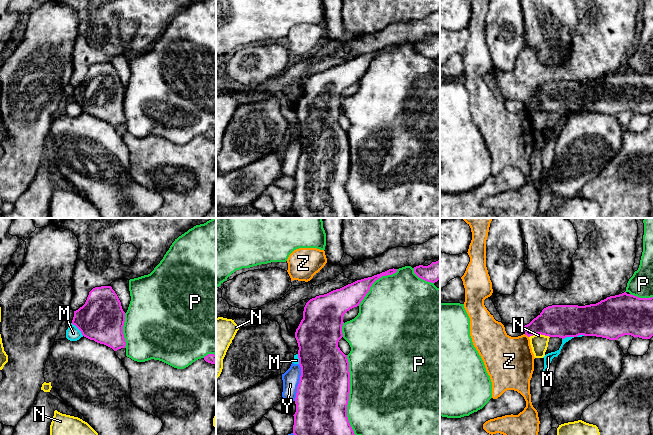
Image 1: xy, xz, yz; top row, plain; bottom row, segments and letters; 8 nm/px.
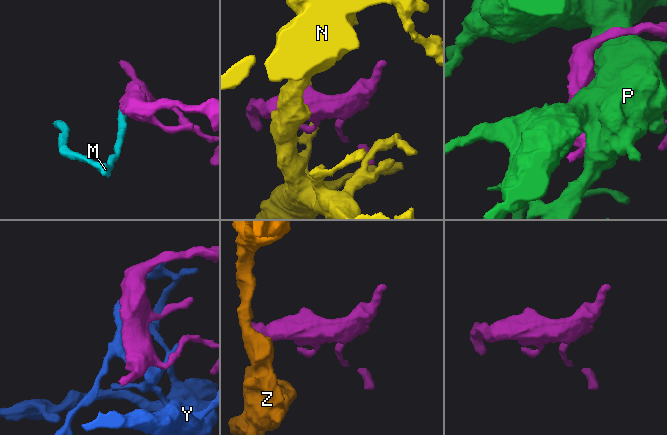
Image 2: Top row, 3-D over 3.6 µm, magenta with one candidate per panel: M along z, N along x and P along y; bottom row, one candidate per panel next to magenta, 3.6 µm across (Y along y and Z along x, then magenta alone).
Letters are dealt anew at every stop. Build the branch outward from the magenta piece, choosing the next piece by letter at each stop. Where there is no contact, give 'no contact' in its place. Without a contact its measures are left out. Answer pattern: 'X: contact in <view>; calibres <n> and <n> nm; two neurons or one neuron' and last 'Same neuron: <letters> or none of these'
M: contact in xy; calibres 360 and 110 nm; two neurons
N: contact in yz; calibres 260 and 140 nm; two neurons
P: contact in xz; calibres 420 and 500 nm; two neurons
Y: contact in xz; calibres 420 and 140 nm; two neurons
Z: contact in yz; calibres 260 and 380 nm; two neurons
Same neuron: none of these

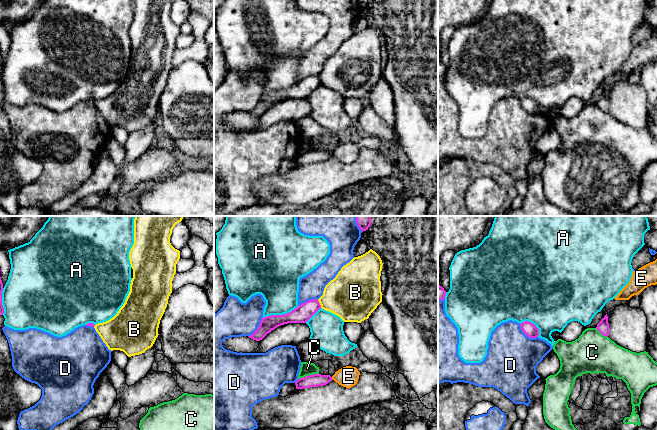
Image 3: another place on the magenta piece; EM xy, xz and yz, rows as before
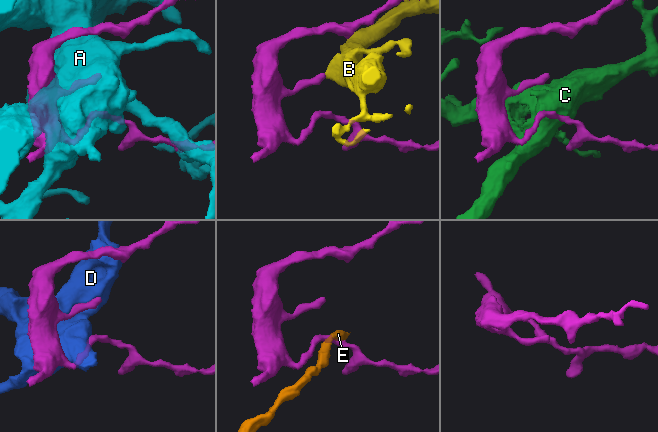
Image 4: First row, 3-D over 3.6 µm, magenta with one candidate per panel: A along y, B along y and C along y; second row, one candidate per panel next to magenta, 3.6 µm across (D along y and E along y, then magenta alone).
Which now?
A: contact in xz; calibres 140 and 320 nm; two neurons
B: contact in xz; calibres 140 and 360 nm; two neurons
C: contact in xz; calibres 100 and 110 nm; two neurons
D: contact in yz; calibres 110 and 420 nm; two neurons
E: contact in xz; calibres 100 and 170 nm; two neurons
Same neuron: none of these

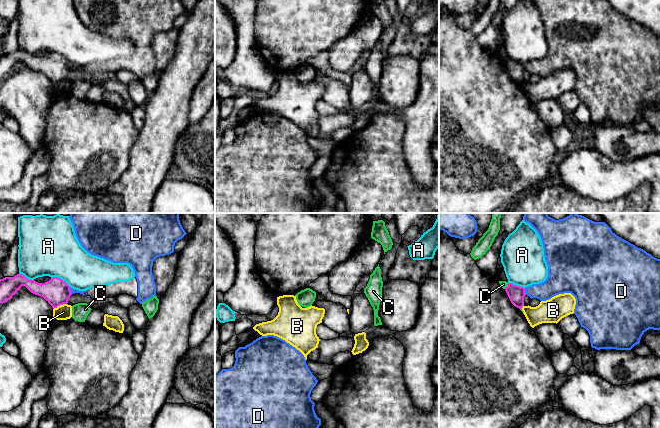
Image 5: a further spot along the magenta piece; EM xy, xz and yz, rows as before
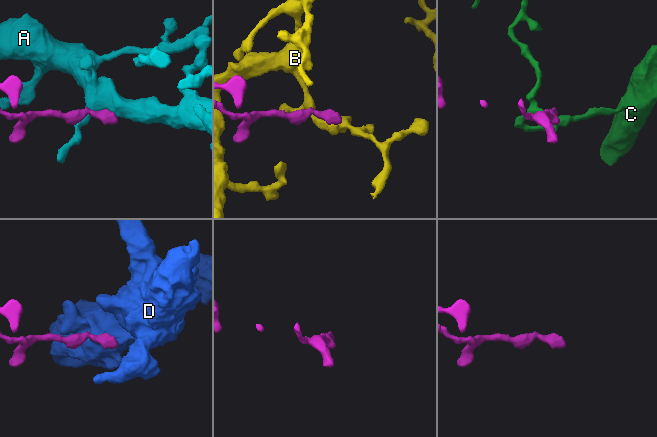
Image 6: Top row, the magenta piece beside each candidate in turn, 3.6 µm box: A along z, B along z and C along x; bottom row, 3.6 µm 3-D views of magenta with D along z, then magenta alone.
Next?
A: contact in xy; calibres 220 and 420 nm; two neurons
B: contact in xy; calibres 220 and 130 nm; two neurons
C: contact in yz; calibres 140 and 50 nm; two neurons
D: contact in yz; calibres 140 and 160 nm; two neurons
Same neuron: none of these

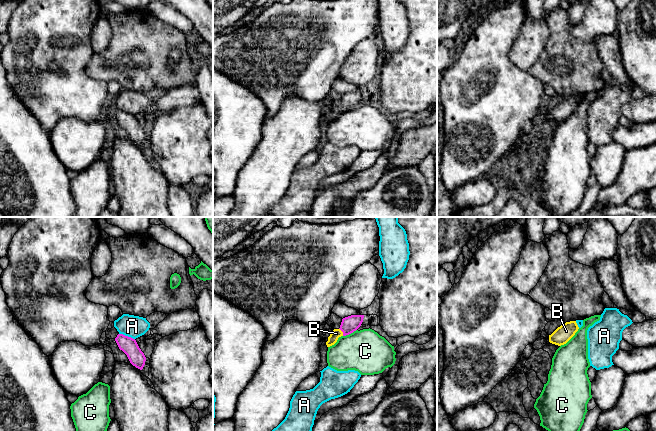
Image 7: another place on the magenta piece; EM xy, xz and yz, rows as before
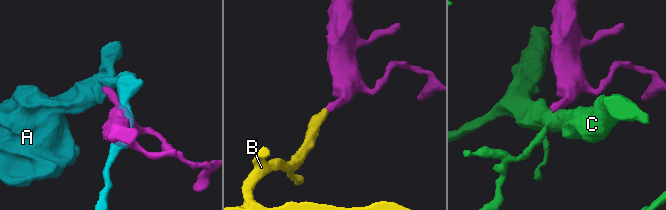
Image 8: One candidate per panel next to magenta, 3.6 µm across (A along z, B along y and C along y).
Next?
A: contact in xy; calibres 140 and 180 nm; two neurons
B: contact in xz; calibres 130 and 80 nm; one neuron
C: contact in xz; calibres 130 and 340 nm; two neurons
Same neuron: B

